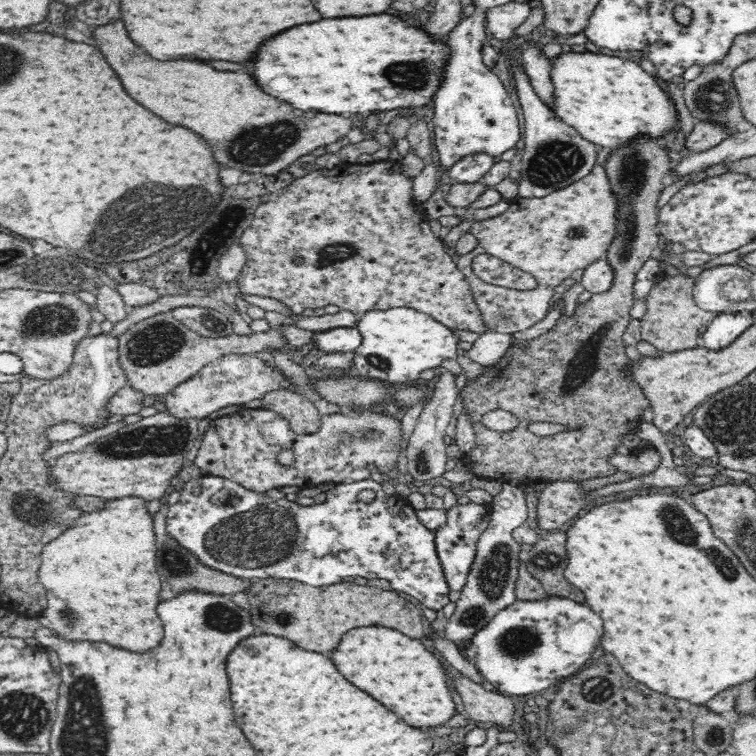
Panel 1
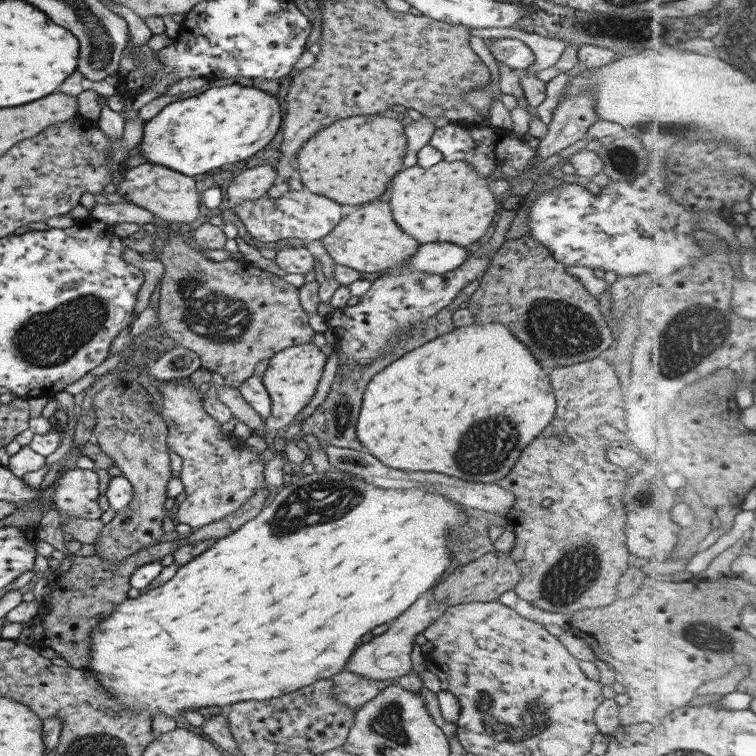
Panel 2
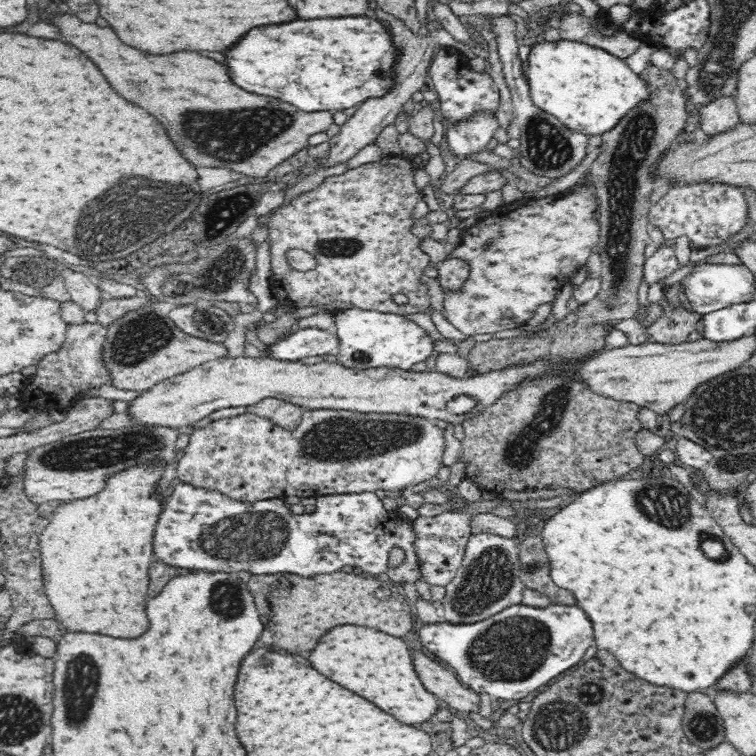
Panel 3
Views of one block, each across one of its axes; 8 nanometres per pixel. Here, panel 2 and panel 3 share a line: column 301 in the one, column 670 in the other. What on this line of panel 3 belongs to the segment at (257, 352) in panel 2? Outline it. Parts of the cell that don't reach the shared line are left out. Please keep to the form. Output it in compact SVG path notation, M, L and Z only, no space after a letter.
M662 298L659 304L662 307L662 315L644 329L647 341L667 345L688 341L688 334L696 330L703 314L694 310L688 311L682 303L674 308L665 298Z

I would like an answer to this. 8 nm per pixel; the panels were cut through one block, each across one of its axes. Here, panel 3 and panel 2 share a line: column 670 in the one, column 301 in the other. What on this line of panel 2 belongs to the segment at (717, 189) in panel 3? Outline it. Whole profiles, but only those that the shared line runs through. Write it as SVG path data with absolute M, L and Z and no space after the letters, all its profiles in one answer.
M292 190L278 199L271 199L268 194L255 201L244 201L233 209L244 223L246 230L259 245L277 245L280 242L296 240L298 243L320 240L326 236L342 219L340 204L312 194L310 190Z

